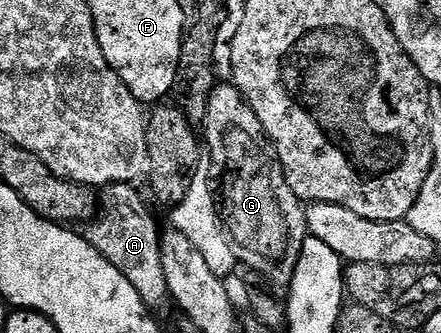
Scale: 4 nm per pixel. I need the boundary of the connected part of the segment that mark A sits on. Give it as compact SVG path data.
M110 183L102 188L97 195L97 210L93 218L86 224L85 237L105 261L109 261L118 271L137 289L137 293L143 298L143 304L148 309L156 309L163 302L168 302L169 294L165 281L164 270L161 267L161 227L155 224L151 211L147 208L145 200L139 196L138 186L135 183Z

